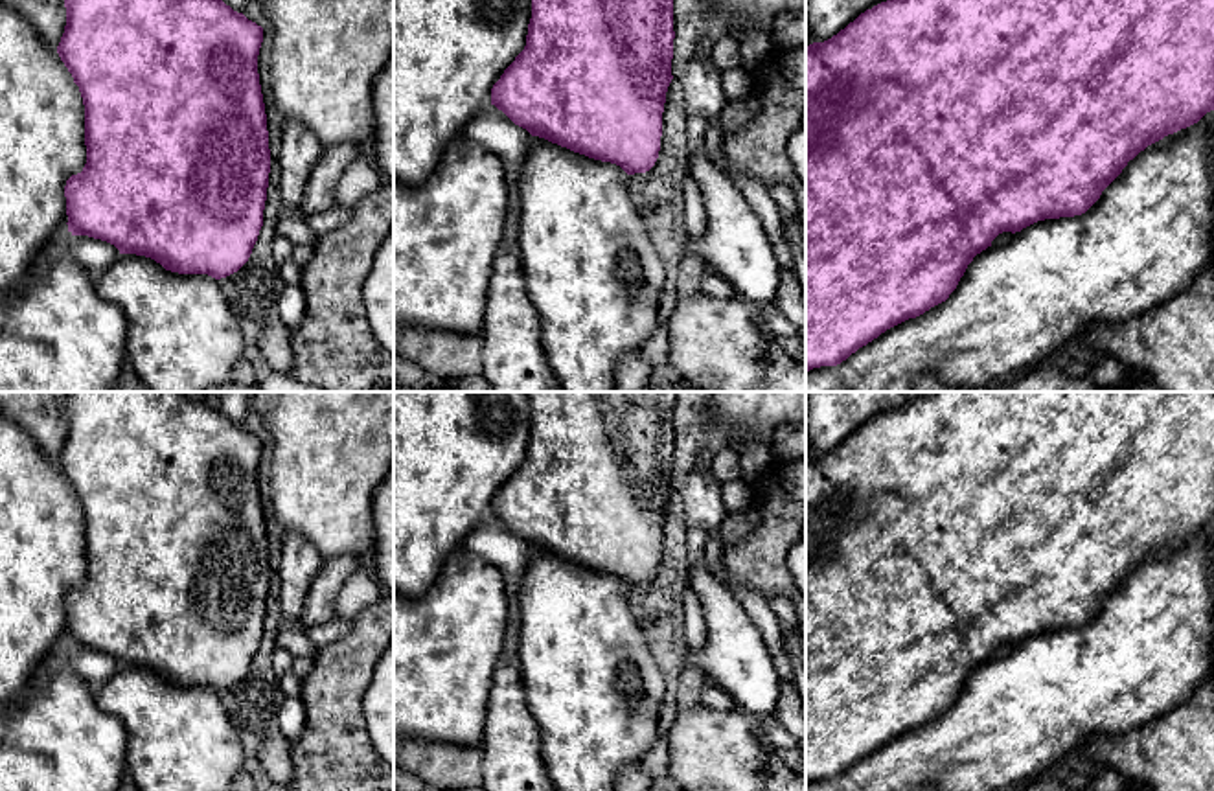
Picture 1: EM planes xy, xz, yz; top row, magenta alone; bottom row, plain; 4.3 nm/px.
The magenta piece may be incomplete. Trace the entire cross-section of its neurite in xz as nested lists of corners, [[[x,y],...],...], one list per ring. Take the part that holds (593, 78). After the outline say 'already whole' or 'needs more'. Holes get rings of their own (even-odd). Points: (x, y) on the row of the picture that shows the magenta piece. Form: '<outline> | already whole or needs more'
[[[532,0],[526,46],[493,85],[491,105],[532,136],[616,164],[627,175],[646,173],[660,151],[673,39],[673,0]]] | already whole

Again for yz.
[[[887,0],[861,13],[831,39],[809,44],[806,48],[806,372],[837,366],[887,329],[945,302],[973,258],[991,246],[999,234],[1015,234],[1045,219],[1085,213],[1140,151],[1197,123],[1210,110],[1214,110],[1214,0]]] | already whole

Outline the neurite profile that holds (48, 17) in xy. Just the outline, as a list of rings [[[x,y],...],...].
[[[0,0],[22,15],[39,37],[57,50],[66,26],[64,0]]]

